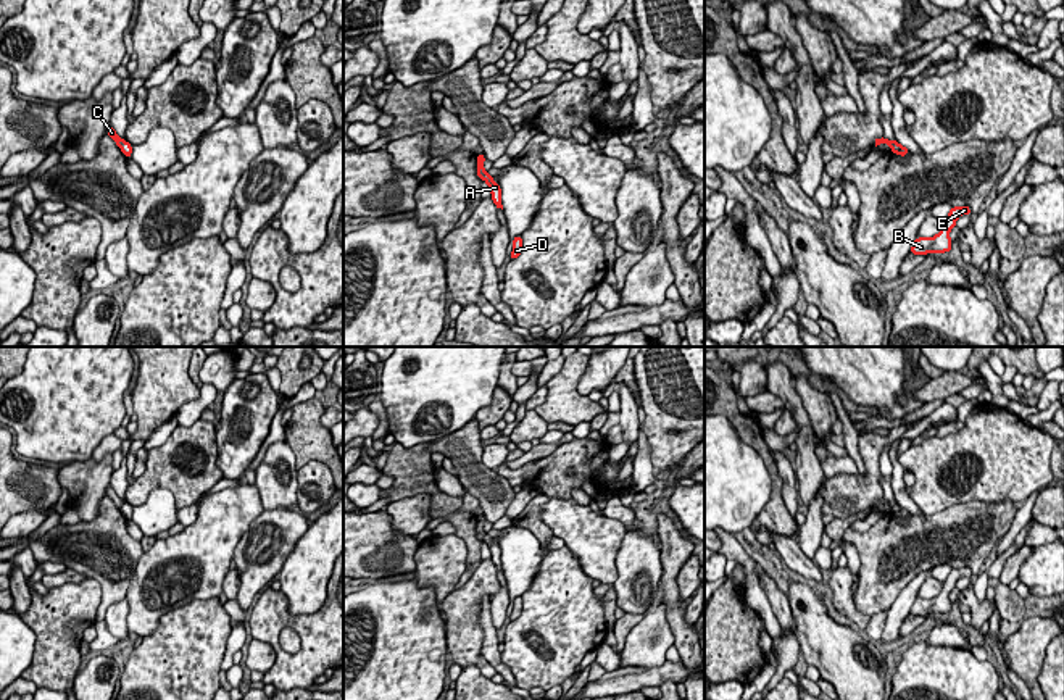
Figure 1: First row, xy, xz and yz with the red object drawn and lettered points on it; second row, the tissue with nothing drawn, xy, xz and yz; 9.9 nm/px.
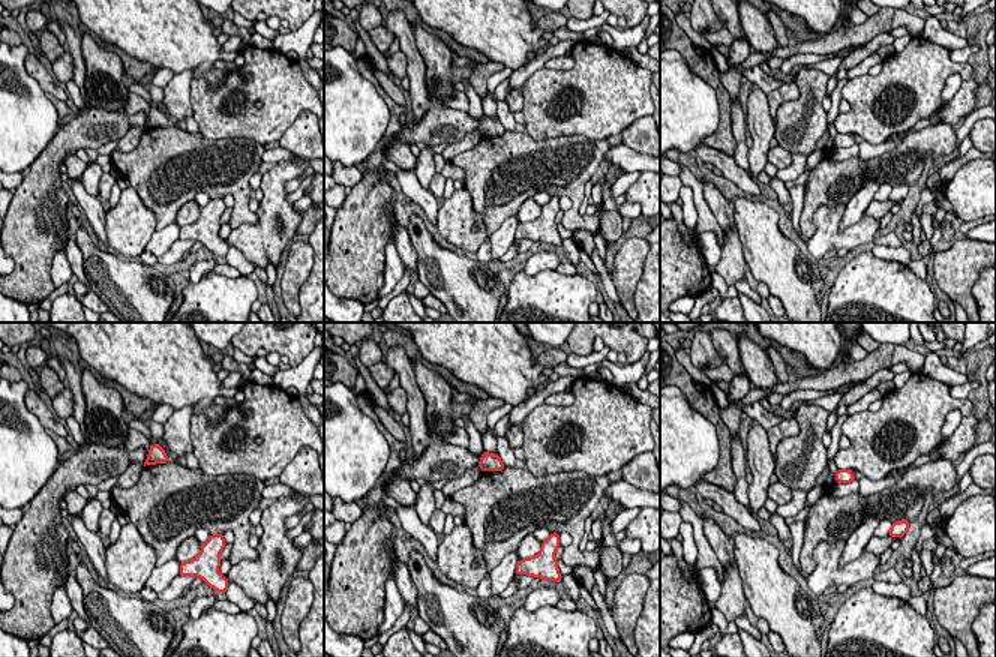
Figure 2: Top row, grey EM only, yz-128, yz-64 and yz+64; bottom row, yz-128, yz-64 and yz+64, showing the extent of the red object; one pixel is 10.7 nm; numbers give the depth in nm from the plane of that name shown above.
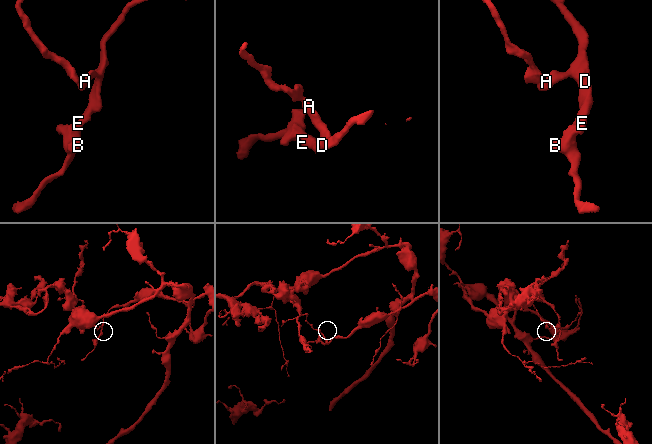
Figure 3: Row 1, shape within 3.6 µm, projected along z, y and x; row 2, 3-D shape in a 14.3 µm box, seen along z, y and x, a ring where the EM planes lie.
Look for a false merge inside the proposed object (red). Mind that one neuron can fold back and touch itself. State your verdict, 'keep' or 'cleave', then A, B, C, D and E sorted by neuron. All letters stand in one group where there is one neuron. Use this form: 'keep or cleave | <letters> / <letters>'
cleave | A B D E / C

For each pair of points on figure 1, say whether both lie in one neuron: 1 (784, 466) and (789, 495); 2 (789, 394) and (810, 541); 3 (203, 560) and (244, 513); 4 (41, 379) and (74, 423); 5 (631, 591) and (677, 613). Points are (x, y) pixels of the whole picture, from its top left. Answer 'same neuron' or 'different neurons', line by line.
1: same neuron
2: same neuron
3: same neuron
4: same neuron
5: different neurons

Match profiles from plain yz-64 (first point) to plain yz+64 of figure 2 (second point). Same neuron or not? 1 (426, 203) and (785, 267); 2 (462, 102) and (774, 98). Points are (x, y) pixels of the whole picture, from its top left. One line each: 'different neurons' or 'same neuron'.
1: different neurons
2: same neuron

